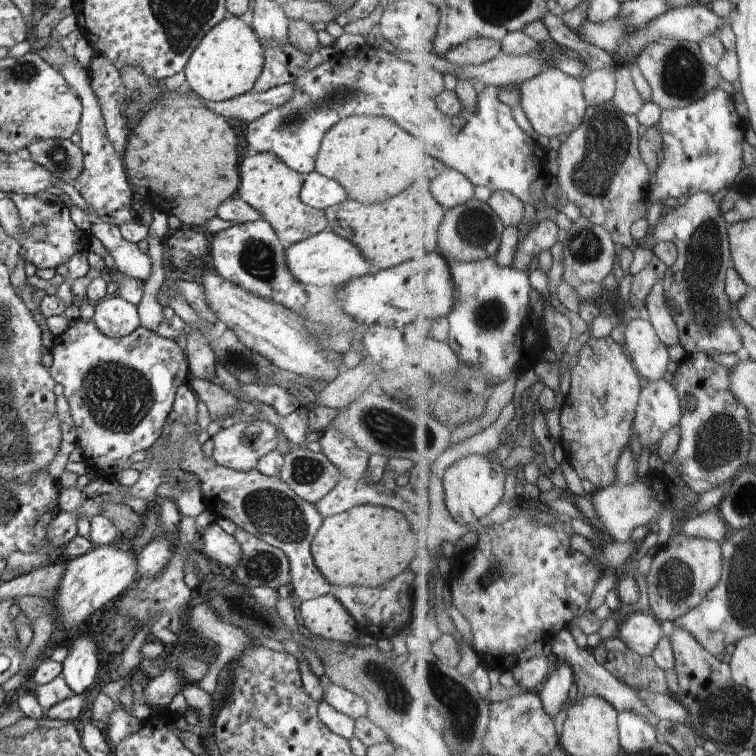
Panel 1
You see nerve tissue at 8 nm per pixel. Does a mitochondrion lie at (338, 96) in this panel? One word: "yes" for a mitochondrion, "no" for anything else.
yes

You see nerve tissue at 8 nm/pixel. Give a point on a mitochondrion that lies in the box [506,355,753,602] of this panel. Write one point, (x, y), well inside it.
(719, 441)

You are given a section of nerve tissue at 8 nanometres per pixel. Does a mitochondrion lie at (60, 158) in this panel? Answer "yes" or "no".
yes

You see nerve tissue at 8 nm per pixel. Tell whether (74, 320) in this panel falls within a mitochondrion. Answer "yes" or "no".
no

